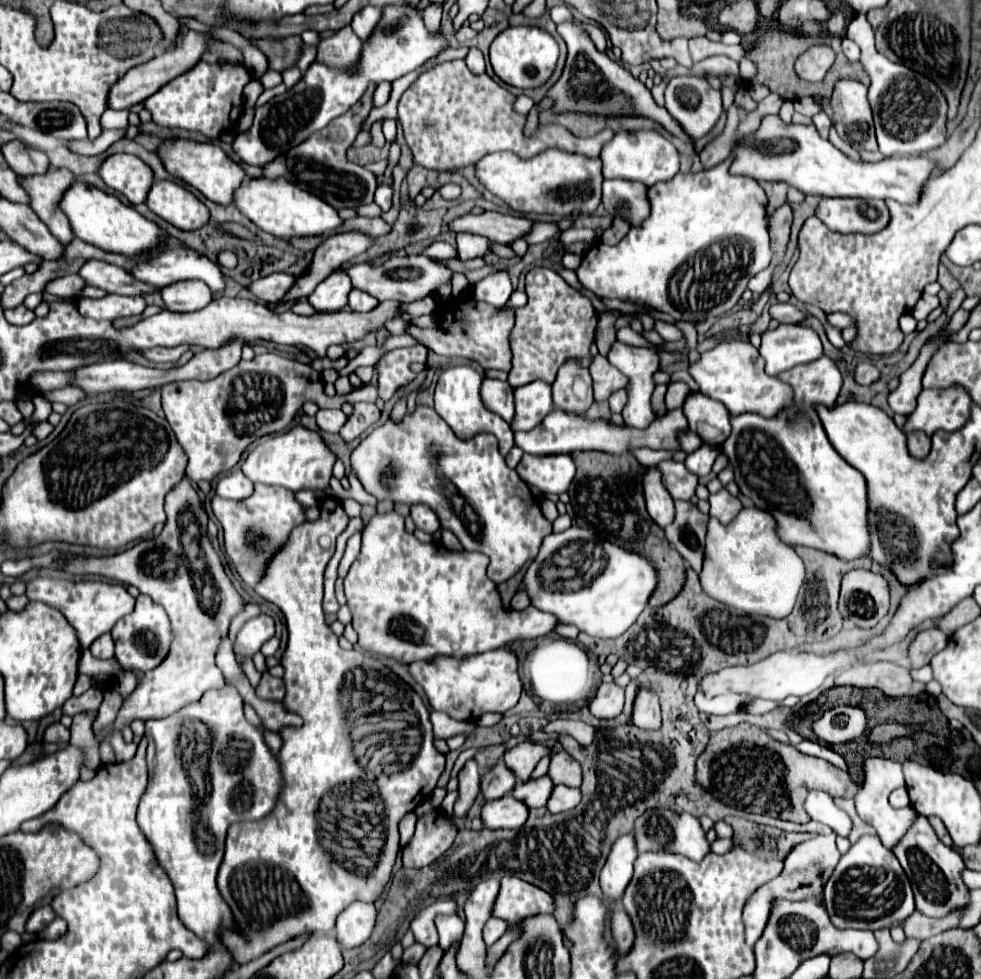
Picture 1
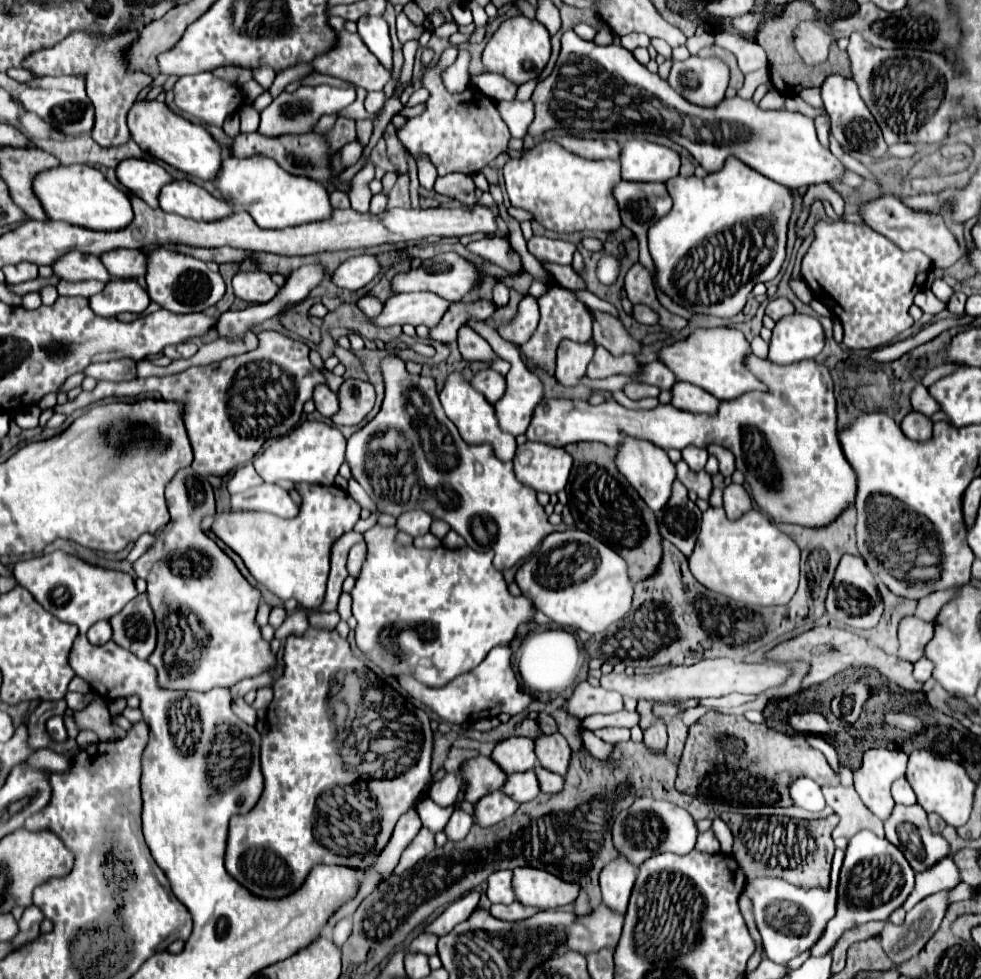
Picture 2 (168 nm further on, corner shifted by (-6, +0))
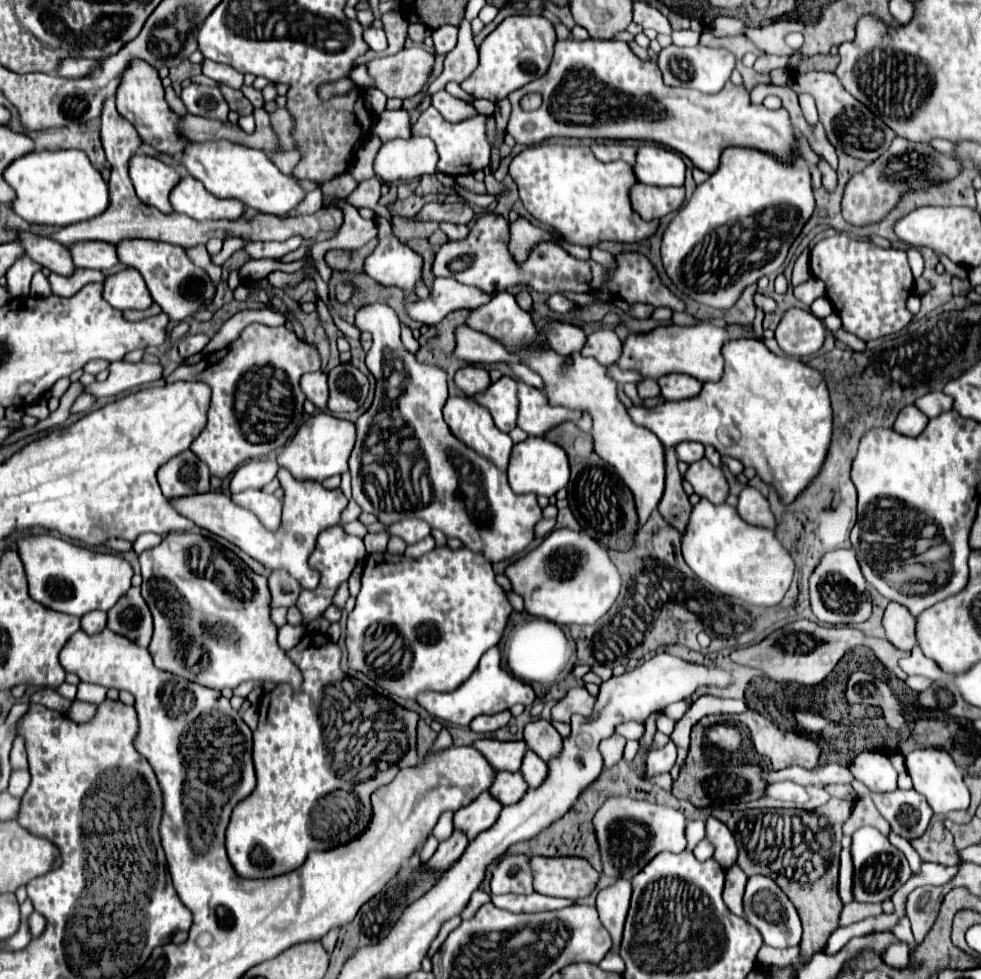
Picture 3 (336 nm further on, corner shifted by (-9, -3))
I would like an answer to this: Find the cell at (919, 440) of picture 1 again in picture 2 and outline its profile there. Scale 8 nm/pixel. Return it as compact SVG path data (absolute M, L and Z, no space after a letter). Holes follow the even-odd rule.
M911 410L901 420L901 430L911 440L929 440L933 434L933 422L927 416L921 416L917 410Z

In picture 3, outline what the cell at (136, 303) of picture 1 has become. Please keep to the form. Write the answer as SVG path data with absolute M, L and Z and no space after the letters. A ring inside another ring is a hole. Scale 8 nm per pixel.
M134 269L108 275L108 281L104 283L104 299L120 311L144 311L152 305L152 297L144 285L144 279Z

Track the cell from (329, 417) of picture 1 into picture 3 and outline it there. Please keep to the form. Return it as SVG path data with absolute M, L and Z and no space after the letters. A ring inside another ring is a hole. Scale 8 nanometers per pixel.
M316 371L316 373L306 373L300 379L300 387L304 391L304 395L318 407L318 409L326 409L328 407L328 375L324 371Z

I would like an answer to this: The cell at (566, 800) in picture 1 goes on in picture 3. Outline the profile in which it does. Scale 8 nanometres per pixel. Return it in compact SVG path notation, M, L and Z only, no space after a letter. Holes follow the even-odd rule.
M530 749L524 755L524 767L520 771L532 789L538 789L548 777L548 765L540 761L540 757L536 757L536 753L532 753Z

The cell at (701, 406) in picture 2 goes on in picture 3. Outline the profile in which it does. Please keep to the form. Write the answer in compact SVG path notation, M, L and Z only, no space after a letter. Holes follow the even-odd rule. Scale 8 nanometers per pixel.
M672 373L668 377L660 377L658 385L662 389L662 397L666 401L682 401L682 399L692 399L698 397L702 391L700 381L694 377L684 377L678 373Z

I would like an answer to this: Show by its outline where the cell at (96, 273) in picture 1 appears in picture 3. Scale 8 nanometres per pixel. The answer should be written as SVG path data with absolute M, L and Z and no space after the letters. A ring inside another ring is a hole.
M22 233L20 235L24 249L28 249L28 257L40 263L42 267L48 267L52 273L70 277L76 271L76 265L72 261L72 255L62 245L56 245L56 241L48 241L46 237Z

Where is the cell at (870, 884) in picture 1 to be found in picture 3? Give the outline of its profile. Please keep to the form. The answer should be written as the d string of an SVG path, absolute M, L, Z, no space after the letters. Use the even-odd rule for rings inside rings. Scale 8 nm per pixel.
M862 827L852 835L852 861L854 861L854 901L858 903L884 903L888 901L910 877L912 871L900 849L896 849L878 829Z

